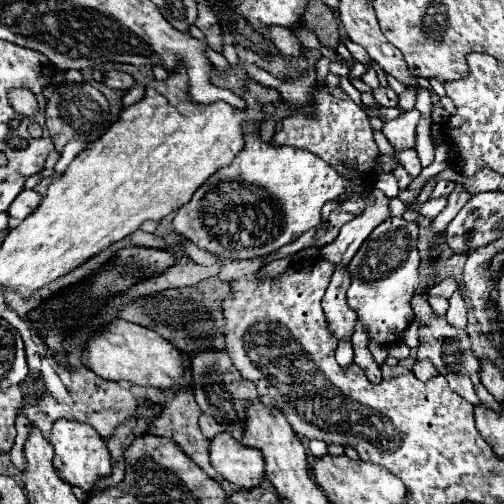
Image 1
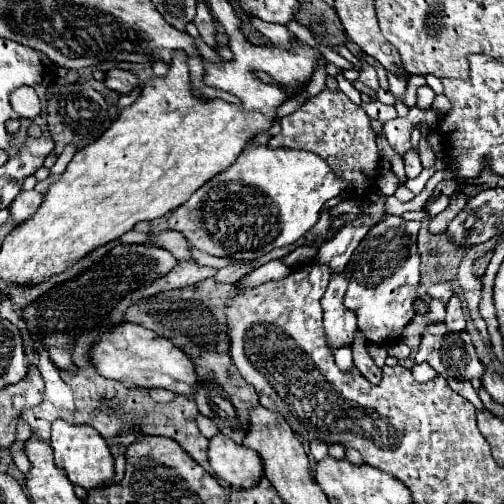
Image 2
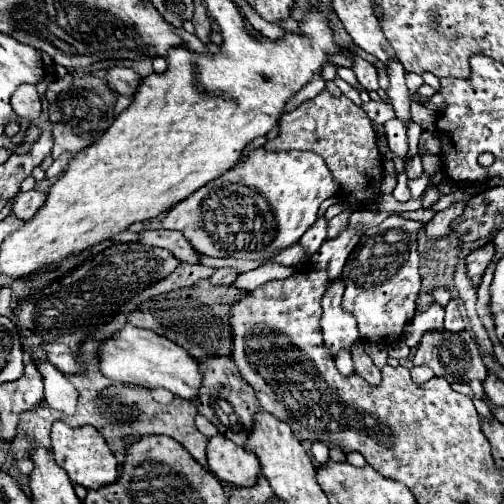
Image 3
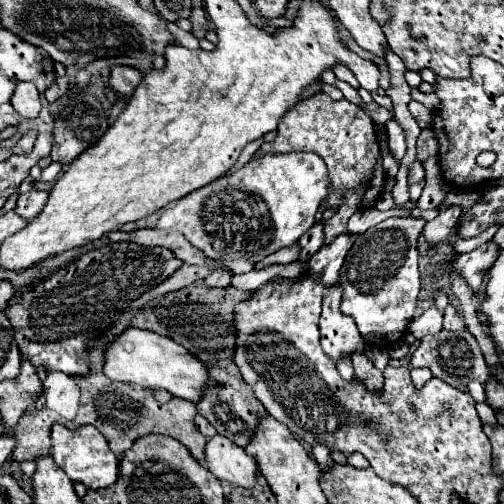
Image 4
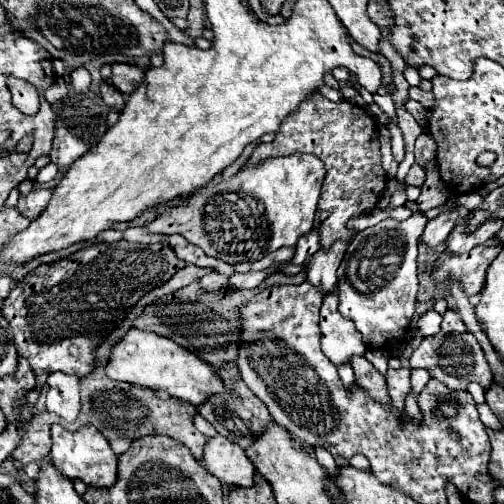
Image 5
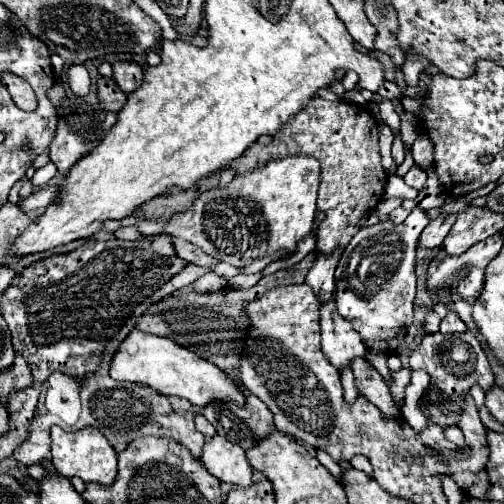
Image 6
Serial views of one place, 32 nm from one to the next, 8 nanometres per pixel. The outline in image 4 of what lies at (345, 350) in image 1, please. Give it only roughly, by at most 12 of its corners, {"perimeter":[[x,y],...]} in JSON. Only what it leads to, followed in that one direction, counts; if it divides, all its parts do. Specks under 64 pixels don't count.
{"perimeter":[[342,356],[336,362],[338,372],[344,380],[354,378],[352,360]]}

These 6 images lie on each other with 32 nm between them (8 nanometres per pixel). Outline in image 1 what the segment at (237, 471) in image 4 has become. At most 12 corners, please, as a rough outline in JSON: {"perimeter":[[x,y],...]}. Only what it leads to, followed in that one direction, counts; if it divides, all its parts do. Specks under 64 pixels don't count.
{"perimeter":[[228,432],[212,438],[216,472],[240,488],[264,480],[264,456]]}

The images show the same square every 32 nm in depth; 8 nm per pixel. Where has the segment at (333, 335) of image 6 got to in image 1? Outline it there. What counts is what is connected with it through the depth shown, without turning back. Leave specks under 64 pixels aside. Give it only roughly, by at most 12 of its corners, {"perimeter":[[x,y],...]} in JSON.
{"perimeter":[[336,266],[322,300],[336,340],[348,340],[358,318],[346,302],[350,274]]}

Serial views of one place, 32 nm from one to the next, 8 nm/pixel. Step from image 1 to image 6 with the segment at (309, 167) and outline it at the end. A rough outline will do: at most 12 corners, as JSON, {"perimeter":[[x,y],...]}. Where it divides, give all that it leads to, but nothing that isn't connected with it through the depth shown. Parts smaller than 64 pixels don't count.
{"perimeter":[[288,156],[202,192],[142,234],[180,236],[240,268],[296,250],[320,162]]}

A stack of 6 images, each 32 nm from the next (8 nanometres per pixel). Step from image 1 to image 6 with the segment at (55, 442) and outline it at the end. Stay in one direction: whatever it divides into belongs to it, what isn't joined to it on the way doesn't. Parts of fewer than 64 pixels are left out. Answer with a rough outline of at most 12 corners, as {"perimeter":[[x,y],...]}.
{"perimeter":[[52,426],[58,474],[110,486],[118,460],[92,426]]}

